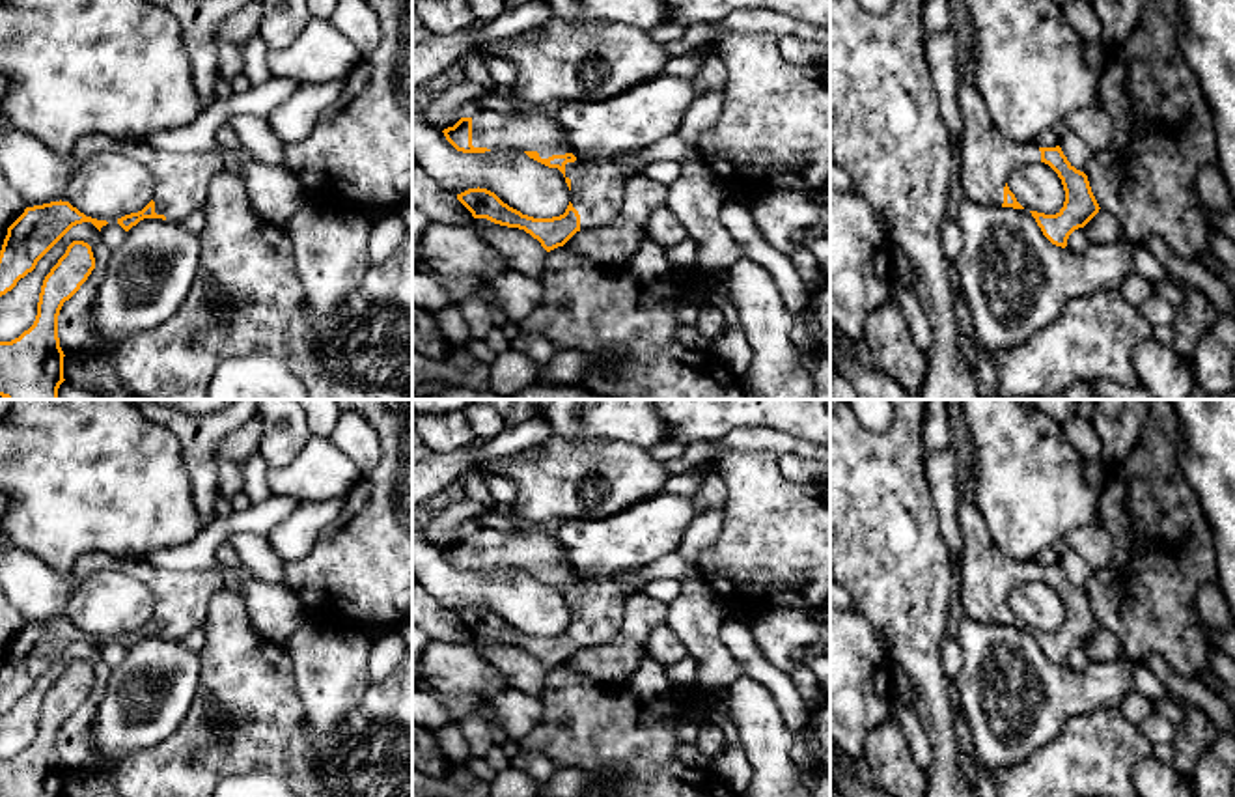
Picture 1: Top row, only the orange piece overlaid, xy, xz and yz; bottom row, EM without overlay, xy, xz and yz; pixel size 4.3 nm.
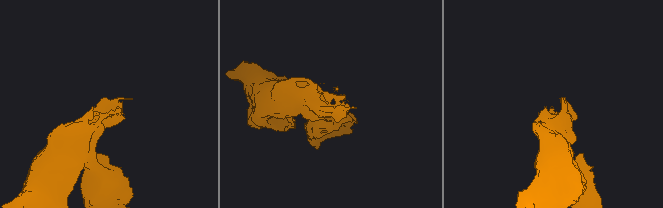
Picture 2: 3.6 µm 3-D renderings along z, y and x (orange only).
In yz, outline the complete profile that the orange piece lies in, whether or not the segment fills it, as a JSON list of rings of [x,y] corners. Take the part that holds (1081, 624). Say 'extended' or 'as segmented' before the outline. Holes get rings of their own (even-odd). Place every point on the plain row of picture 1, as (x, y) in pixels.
extended; [[[950,448],[927,457],[925,472],[940,532],[953,560],[953,573],[961,577],[959,610],[981,623],[1024,627],[1007,605],[1011,588],[1035,579],[1048,582],[1062,597],[1063,625],[1056,633],[1030,631],[1043,653],[1065,666],[1069,653],[1084,646],[1101,627],[1088,594],[1067,579],[1060,564],[1039,566],[1035,560],[1011,560],[994,545],[976,504],[970,468],[959,487],[955,454]]]

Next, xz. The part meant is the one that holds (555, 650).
extended; [[[526,526],[513,534],[479,528],[442,551],[457,569],[485,571],[496,566],[513,566],[563,592],[569,605],[569,623],[563,633],[552,636],[522,633],[487,607],[478,605],[457,612],[474,636],[524,648],[547,670],[563,664],[580,648],[610,642],[621,629],[627,599],[621,590],[627,575],[621,573],[612,580],[578,579],[560,543],[541,526]]]

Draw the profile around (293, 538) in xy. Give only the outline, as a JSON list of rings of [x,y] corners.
[[[345,496],[326,502],[300,504],[297,510],[276,524],[267,539],[282,562],[304,558],[319,532],[338,519]]]

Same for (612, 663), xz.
[[[638,590],[625,599],[619,633],[606,644],[576,650],[563,664],[578,678],[619,685],[636,672],[651,631],[662,623],[668,623],[668,605]]]

